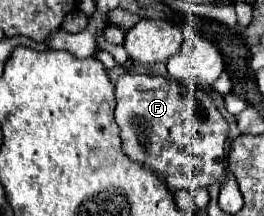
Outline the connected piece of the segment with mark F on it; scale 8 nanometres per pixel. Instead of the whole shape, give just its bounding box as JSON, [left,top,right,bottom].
[116,73,228,191]

